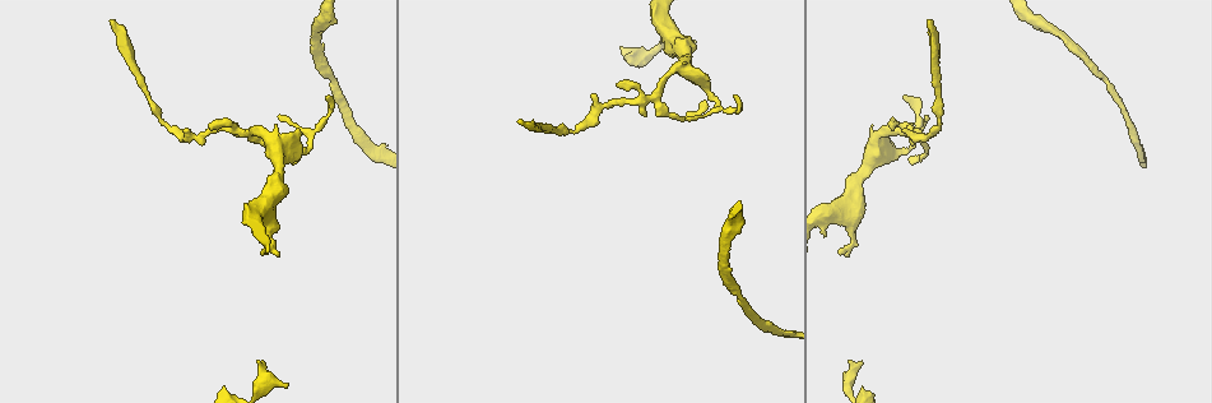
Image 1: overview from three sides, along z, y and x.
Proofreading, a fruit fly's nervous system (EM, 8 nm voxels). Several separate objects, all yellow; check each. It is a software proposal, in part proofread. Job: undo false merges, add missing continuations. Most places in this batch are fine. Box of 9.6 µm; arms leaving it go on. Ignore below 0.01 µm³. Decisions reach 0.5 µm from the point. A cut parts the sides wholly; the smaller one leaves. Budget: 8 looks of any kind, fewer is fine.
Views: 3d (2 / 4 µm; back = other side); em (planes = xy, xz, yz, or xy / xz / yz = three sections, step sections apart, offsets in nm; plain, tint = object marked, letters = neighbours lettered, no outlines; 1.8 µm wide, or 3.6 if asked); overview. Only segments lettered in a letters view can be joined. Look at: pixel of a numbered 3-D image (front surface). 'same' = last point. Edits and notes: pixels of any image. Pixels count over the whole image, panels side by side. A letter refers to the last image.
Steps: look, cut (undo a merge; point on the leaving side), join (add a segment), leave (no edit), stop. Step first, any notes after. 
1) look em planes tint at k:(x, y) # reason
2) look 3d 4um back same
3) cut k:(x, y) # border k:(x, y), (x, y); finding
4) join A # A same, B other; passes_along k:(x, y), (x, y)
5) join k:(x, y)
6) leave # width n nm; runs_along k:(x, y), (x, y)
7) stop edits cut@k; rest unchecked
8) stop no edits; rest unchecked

look 3d 2um at 1:(246, 134) # two arms at a narrow angle

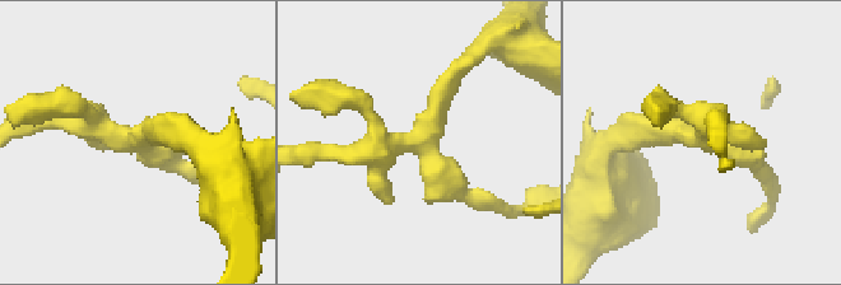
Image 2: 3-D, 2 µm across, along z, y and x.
look em planes letters at 2:(416, 144)

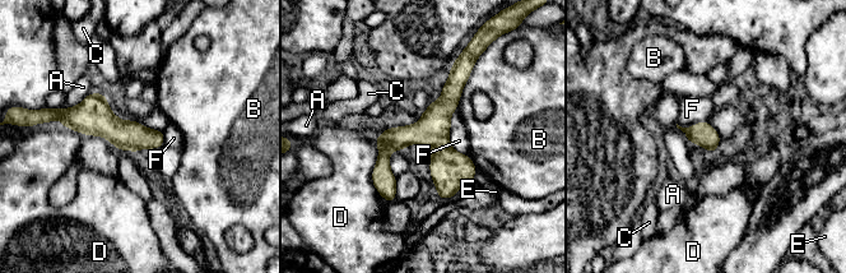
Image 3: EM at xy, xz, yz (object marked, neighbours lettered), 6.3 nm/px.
leave # longest_contact D 380 nm; A other, B other, C other, D other, E other, F other; one neuron here

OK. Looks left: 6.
look 3d 4um at 1:(521, 121) # end of a long branch

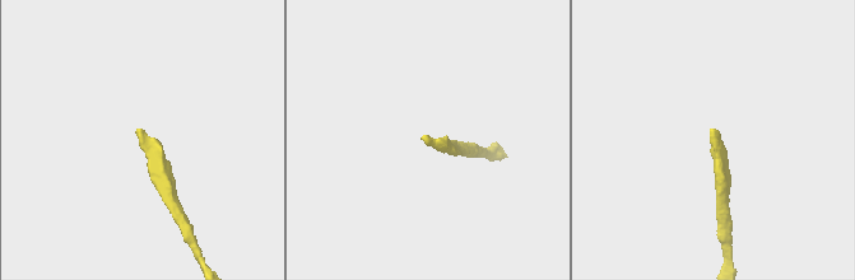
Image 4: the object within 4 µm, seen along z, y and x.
look em planes letters at 4:(137, 131) # need the tissue

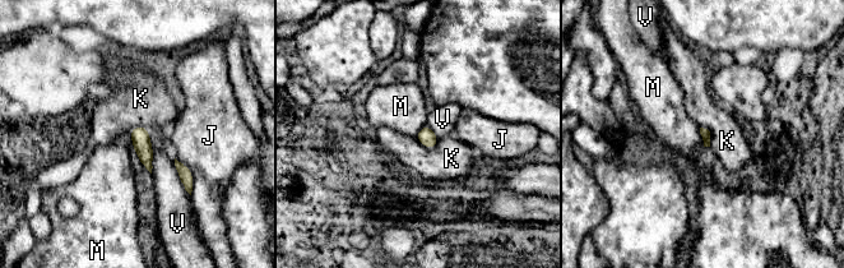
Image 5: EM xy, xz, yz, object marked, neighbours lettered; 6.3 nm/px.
leave # longest_contact V 280 nm; J other, K other, M other, V other; border 5:(699, 128), (704, 146); none of them fits

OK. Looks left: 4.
look em planes plain at 1:(258, 362) # branch stops here

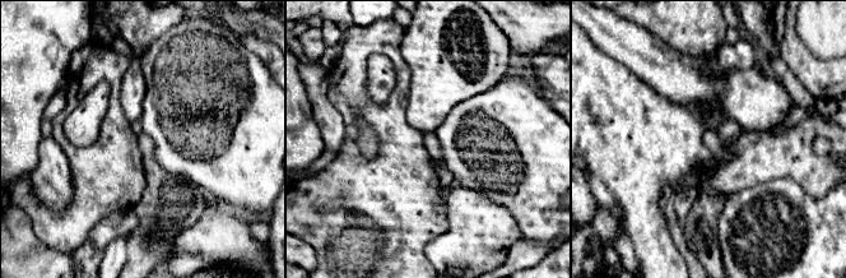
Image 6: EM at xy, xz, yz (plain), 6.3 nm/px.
look em planes tint same # with the object marked

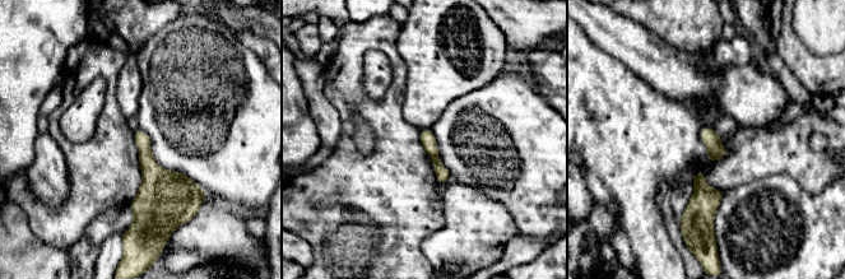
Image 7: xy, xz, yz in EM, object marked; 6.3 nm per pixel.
look em planes letters same

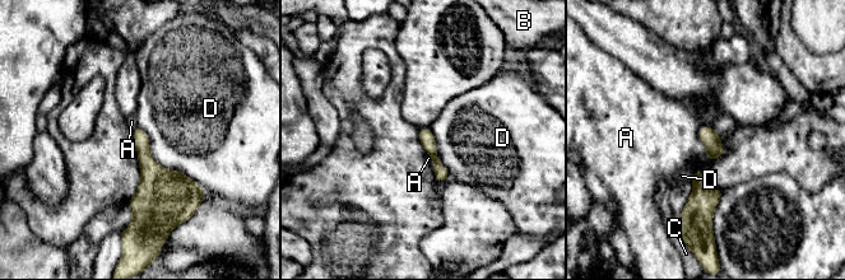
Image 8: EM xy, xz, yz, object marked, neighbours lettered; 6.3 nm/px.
leave # A other, B other, C other, D other; none of them fits

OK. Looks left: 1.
stop no edits; rest unchecked

